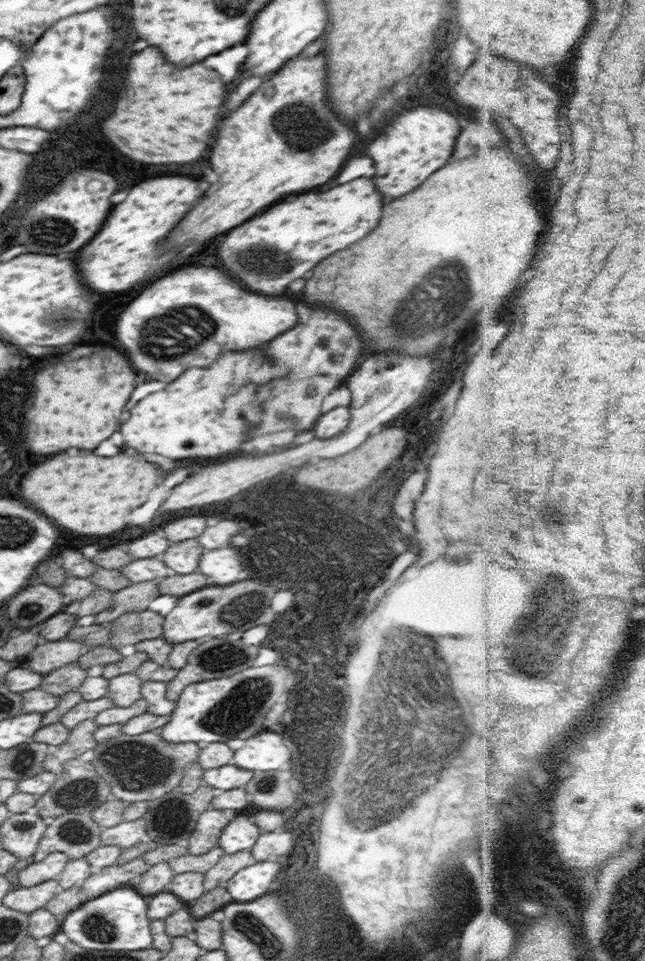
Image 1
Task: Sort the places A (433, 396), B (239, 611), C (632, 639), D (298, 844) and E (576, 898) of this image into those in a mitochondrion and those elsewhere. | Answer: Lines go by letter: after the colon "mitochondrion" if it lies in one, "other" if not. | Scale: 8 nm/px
A: other
B: mitochondrion
C: other
D: other
E: other

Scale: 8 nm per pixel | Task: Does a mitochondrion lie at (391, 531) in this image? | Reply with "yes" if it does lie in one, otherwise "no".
yes

